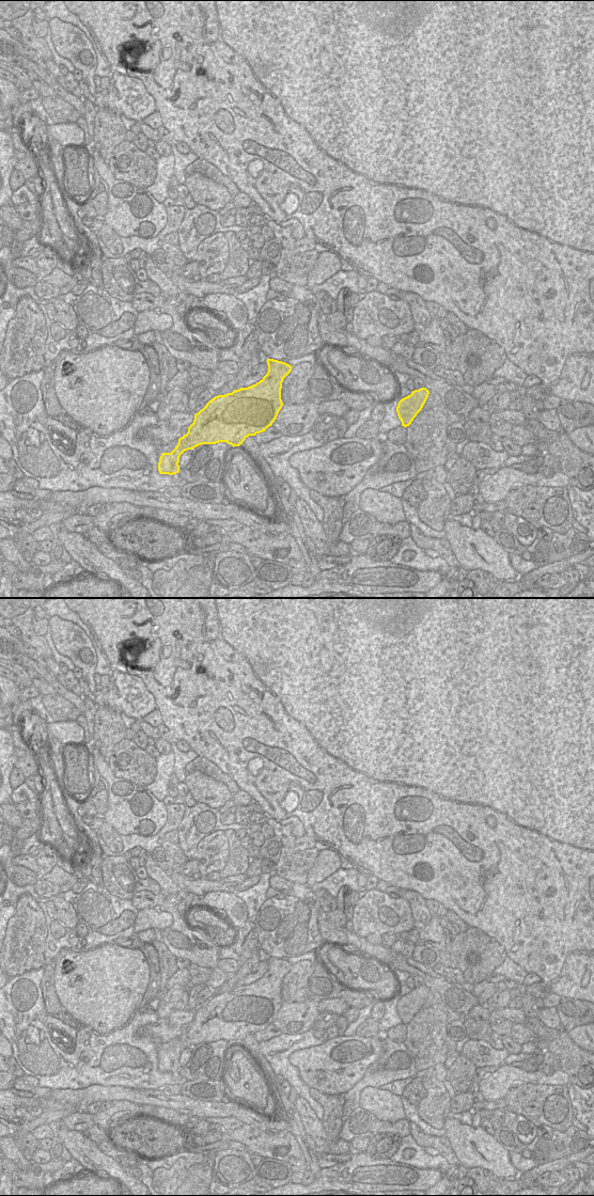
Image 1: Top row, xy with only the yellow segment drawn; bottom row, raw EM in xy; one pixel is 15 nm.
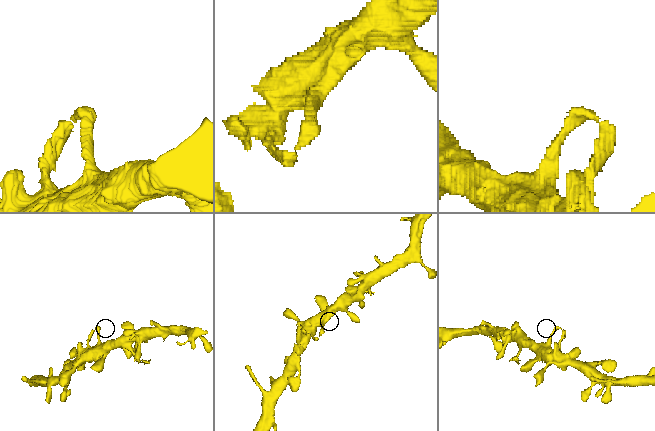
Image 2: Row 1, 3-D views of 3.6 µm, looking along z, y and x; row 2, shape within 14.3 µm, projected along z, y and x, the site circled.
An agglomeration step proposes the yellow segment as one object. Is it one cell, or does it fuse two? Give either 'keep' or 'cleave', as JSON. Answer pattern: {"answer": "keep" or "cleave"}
{"answer": "keep"}

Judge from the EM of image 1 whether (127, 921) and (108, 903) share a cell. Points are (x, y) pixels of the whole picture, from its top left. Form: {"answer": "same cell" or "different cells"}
{"answer": "different cells"}

